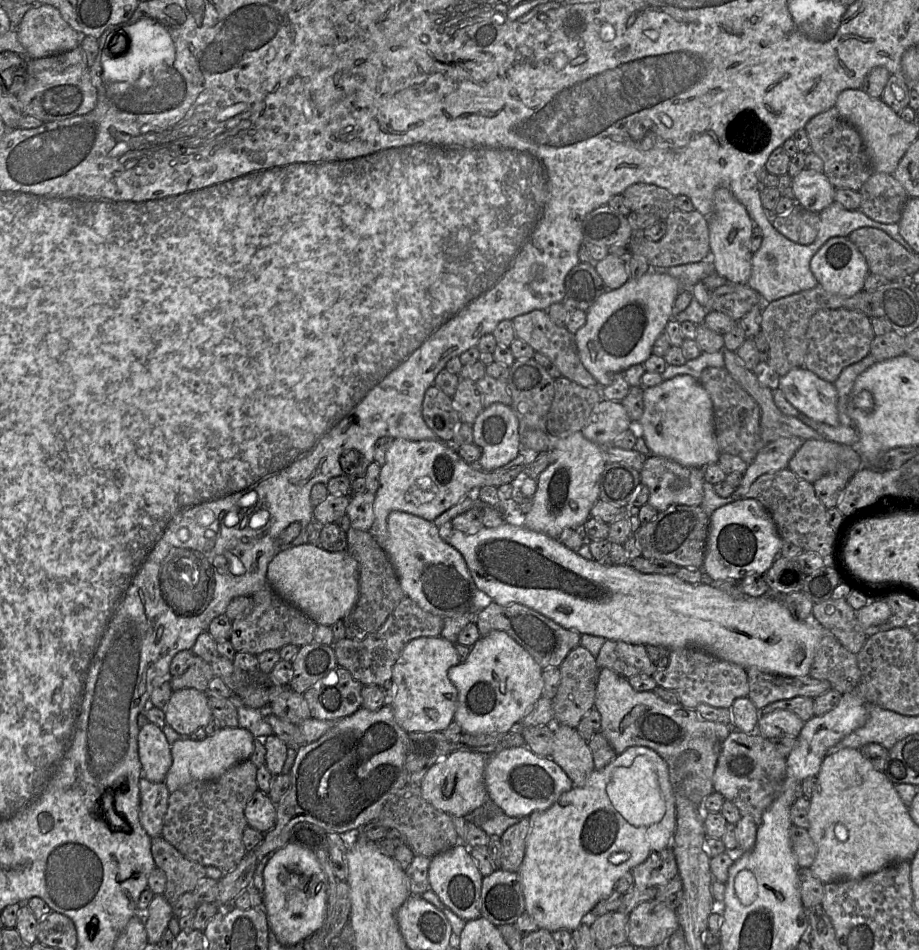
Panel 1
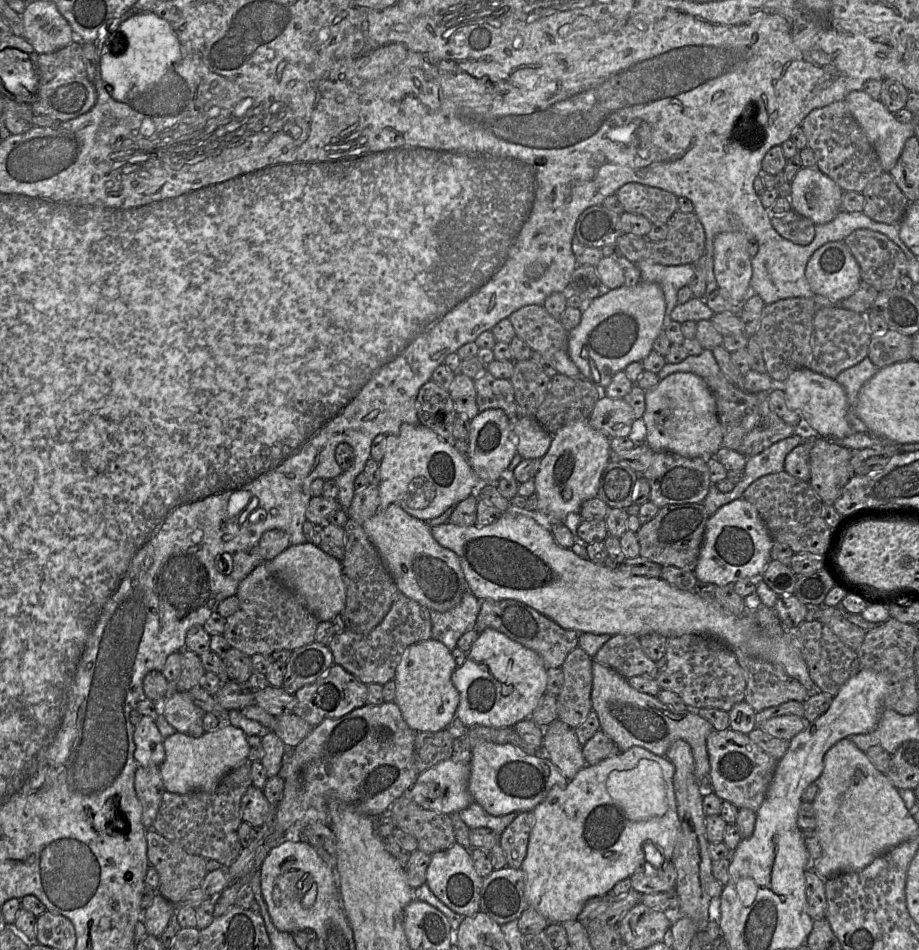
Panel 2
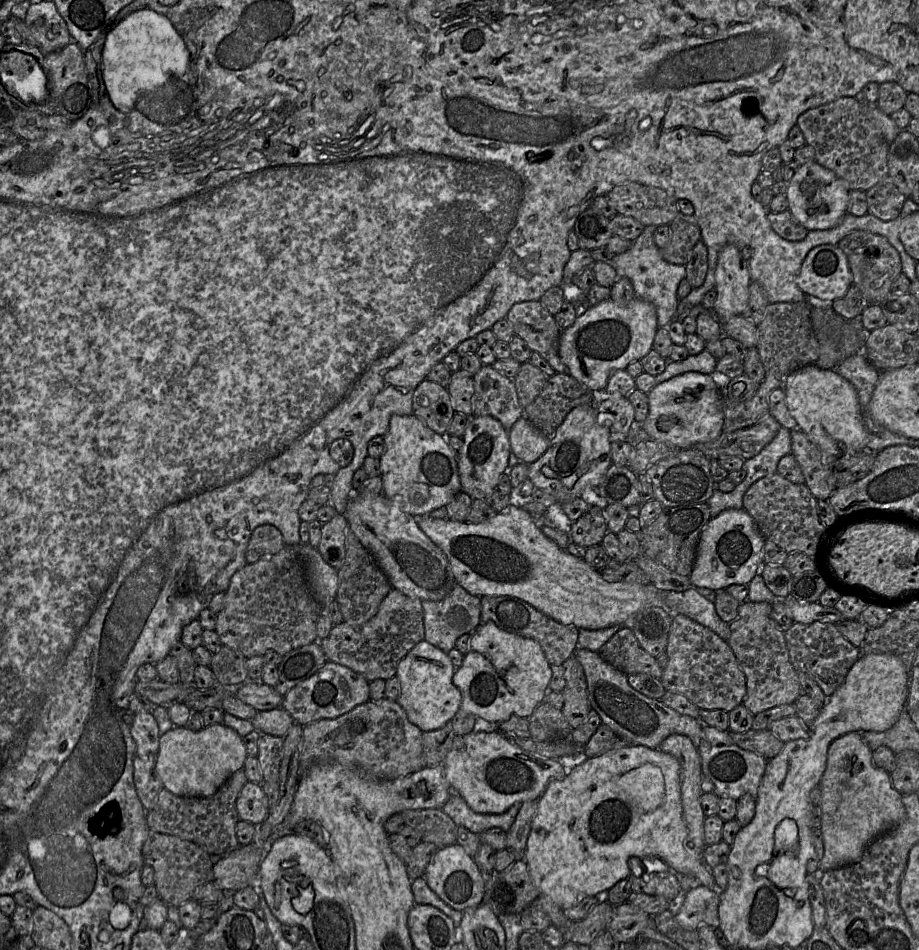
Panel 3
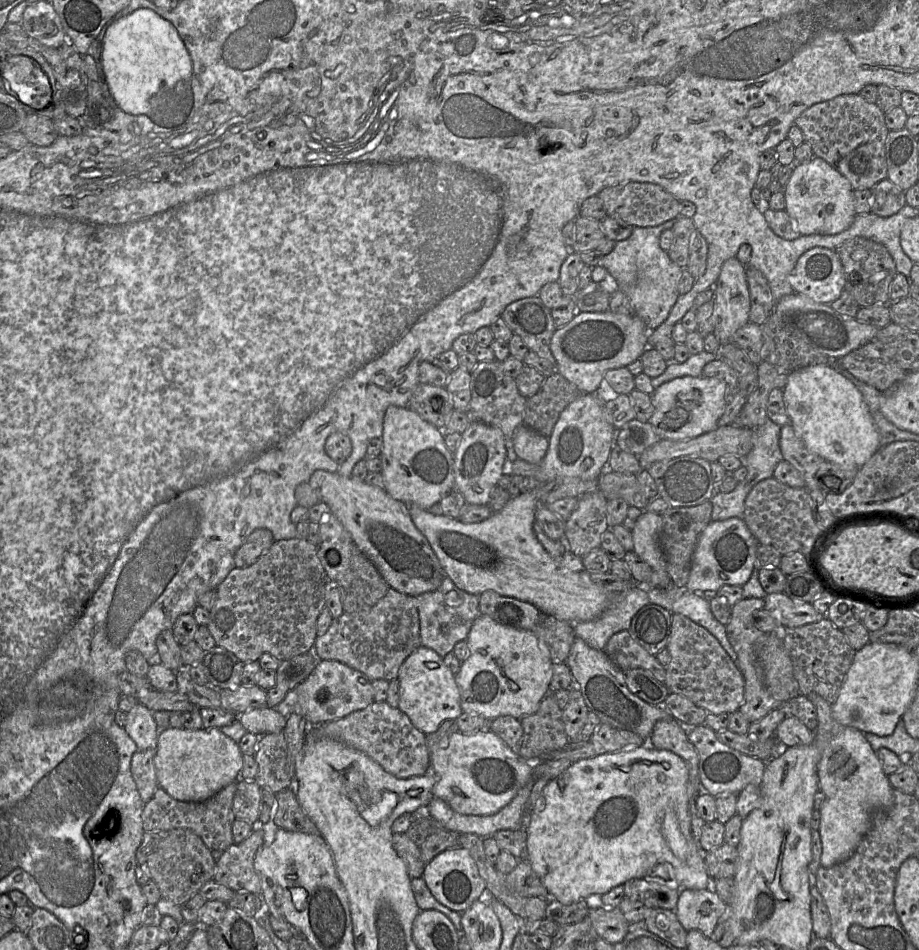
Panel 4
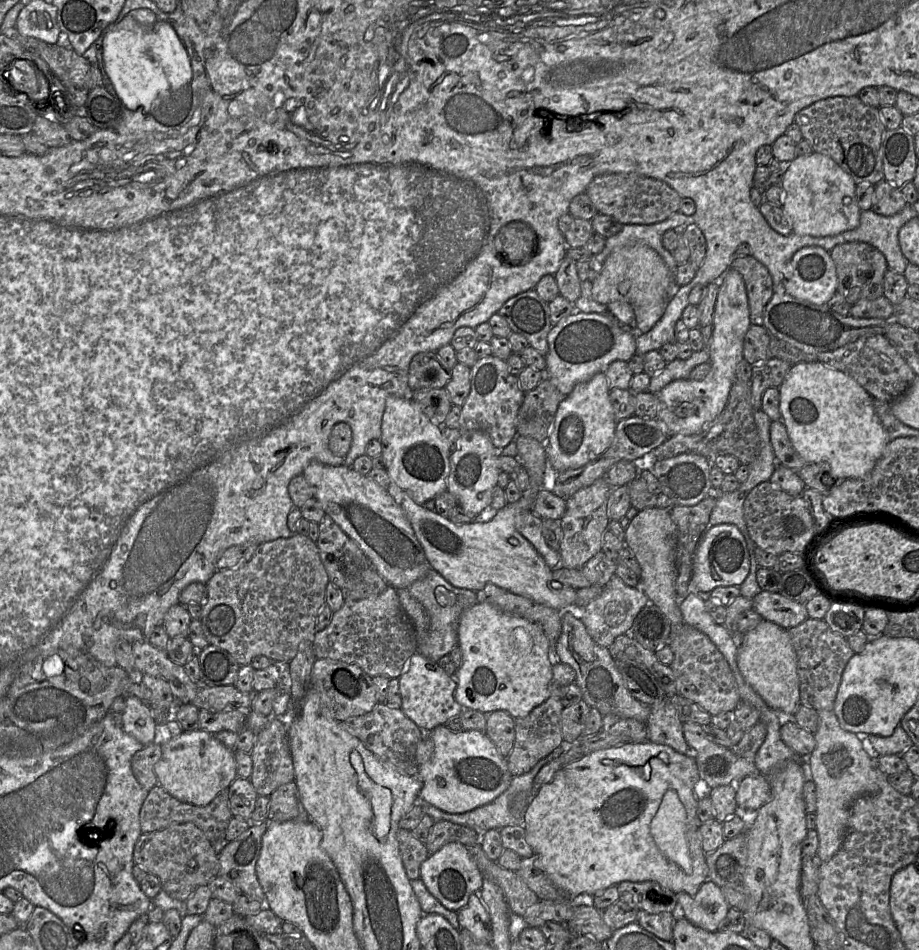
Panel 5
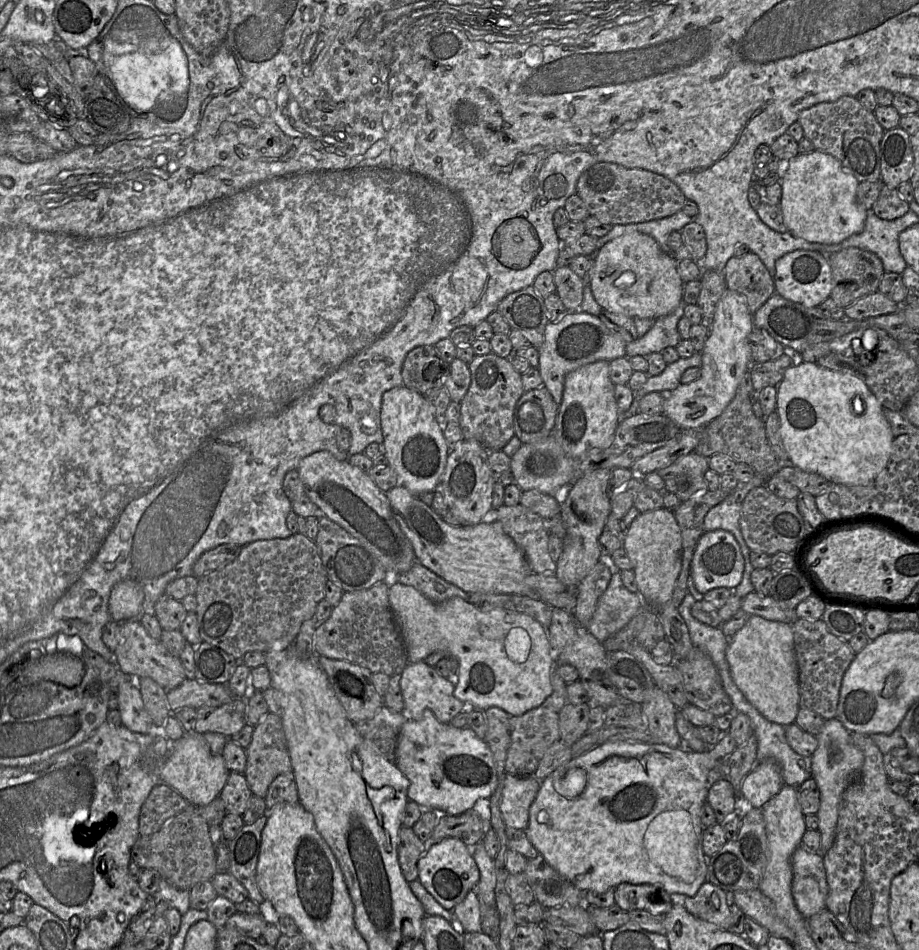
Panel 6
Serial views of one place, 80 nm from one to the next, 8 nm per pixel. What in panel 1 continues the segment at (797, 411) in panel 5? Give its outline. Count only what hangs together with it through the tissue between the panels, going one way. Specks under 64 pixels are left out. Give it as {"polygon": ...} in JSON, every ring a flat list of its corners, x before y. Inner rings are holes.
{"polygon":[[800,367,780,378,779,389,787,401,805,416,833,427,840,425,834,384]]}

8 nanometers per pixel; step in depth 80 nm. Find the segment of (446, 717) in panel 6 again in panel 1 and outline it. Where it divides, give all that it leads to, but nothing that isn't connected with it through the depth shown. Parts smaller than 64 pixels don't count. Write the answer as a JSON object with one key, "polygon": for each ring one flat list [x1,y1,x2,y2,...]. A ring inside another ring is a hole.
{"polygon":[[442,636,419,637,409,641,403,648,392,669,394,699,391,704,397,724,407,733,442,732,454,720,458,690,448,677,448,670,460,664,454,644]]}

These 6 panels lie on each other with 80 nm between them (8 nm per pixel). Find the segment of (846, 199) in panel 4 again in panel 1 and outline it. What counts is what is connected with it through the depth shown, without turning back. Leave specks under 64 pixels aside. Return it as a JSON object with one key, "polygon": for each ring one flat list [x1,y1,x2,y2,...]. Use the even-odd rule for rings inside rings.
{"polygon":[[803,169,792,178,795,202,803,208,820,213,834,202,835,188,823,172]]}

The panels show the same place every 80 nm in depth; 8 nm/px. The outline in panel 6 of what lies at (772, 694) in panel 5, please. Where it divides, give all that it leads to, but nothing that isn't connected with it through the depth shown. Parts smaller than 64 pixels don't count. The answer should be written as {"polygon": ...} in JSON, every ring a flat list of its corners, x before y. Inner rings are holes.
{"polygon":[[751,615,746,624,729,638,726,660,731,677,745,698,769,721,787,726,795,722,799,710,799,670,795,655,792,624]]}

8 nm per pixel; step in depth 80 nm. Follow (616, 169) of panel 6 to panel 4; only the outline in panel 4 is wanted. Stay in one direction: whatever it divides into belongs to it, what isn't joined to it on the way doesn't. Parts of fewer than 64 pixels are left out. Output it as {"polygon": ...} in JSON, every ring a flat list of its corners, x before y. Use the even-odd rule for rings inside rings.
{"polygon":[[630,181,603,188,597,194,607,215,634,227,651,227,674,220,680,215,680,201,661,186,650,182]]}

